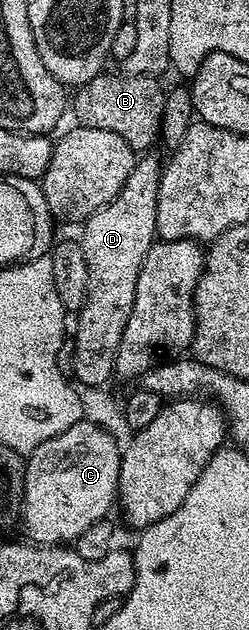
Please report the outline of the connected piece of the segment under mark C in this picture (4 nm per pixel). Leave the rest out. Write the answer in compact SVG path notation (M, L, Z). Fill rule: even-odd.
M87 422L74 424L64 434L48 438L36 450L29 453L26 460L26 482L22 493L20 525L26 531L25 539L35 544L47 546L69 545L88 526L107 519L106 511L116 504L118 471L122 465L122 450L100 425Z

